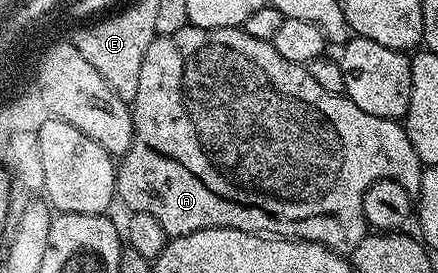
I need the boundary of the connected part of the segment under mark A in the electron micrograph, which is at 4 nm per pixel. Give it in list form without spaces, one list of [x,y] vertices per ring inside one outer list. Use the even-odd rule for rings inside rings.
[[[189,25],[178,29],[178,33],[157,35],[146,49],[146,57],[142,57],[142,70],[138,72],[138,93],[132,99],[130,106],[132,108],[132,144],[128,152],[119,160],[116,168],[116,199],[119,202],[124,202],[129,207],[127,209],[129,212],[150,213],[150,217],[154,217],[158,221],[158,225],[162,225],[162,229],[166,229],[166,233],[170,237],[198,233],[202,229],[229,227],[230,229],[238,229],[239,231],[253,231],[256,235],[266,235],[282,239],[305,239],[311,243],[320,243],[323,247],[328,247],[332,251],[337,251],[341,257],[348,257],[351,256],[352,251],[358,245],[358,241],[362,241],[365,237],[366,222],[363,213],[363,197],[372,185],[380,179],[390,179],[393,183],[404,186],[412,197],[419,196],[420,193],[422,164],[418,153],[414,153],[414,145],[410,145],[410,137],[405,133],[403,126],[397,120],[387,119],[386,117],[374,117],[374,113],[366,113],[366,109],[358,109],[358,105],[354,105],[354,101],[350,101],[345,94],[326,93],[326,89],[322,89],[322,85],[318,85],[318,81],[314,81],[314,77],[310,77],[305,64],[286,61],[286,57],[282,57],[282,53],[278,53],[278,49],[274,49],[274,45],[269,40],[250,37],[250,33],[246,33],[243,26],[193,27]]]

